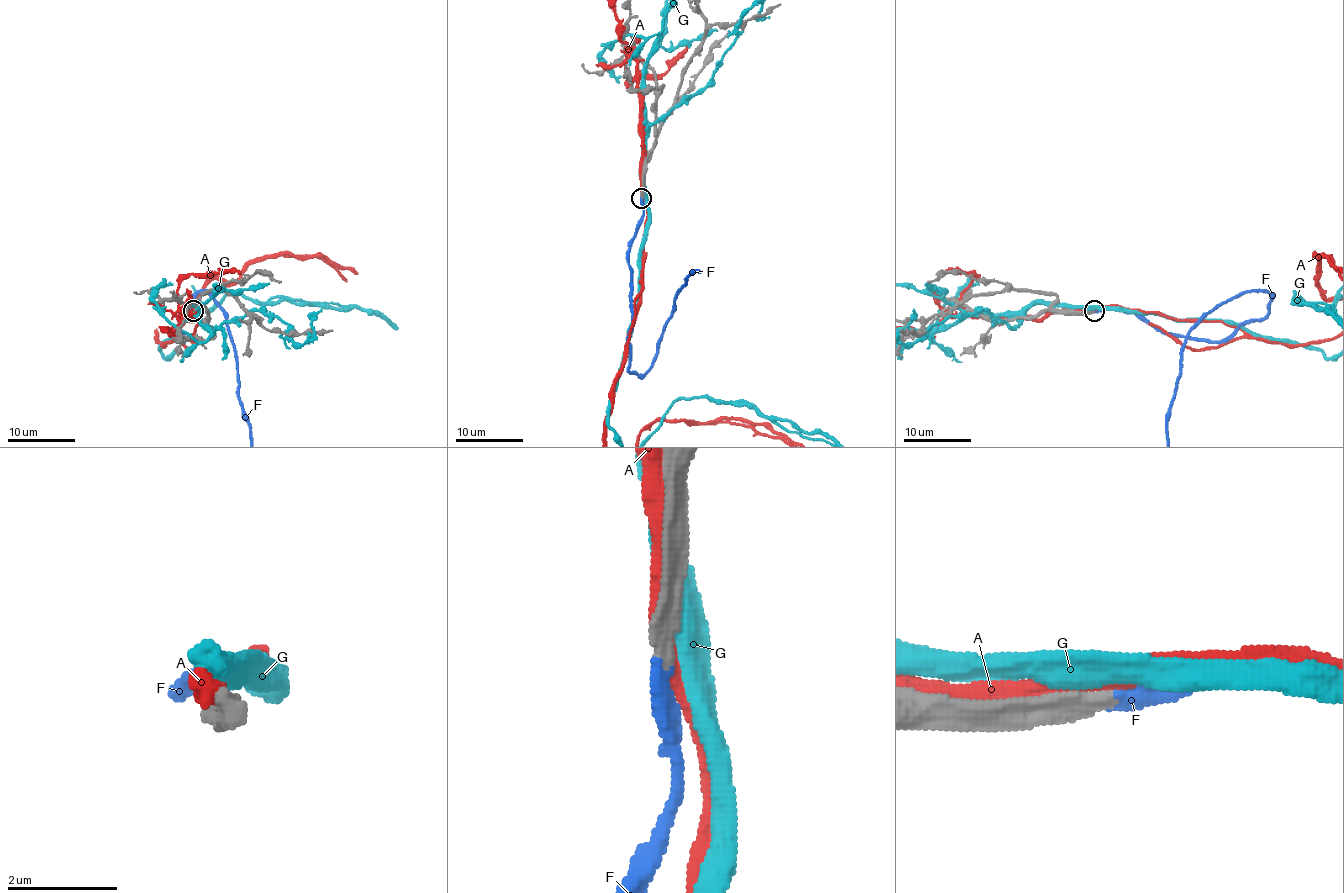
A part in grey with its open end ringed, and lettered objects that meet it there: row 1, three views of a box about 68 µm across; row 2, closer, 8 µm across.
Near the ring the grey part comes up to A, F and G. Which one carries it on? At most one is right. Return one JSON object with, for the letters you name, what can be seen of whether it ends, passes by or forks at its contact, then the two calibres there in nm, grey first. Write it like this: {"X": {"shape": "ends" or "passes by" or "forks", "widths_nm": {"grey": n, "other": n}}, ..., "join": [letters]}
{"F": {"shape": "ends", "widths_nm": {"grey": 360, "other": 280}}, "join": ["F"]}

